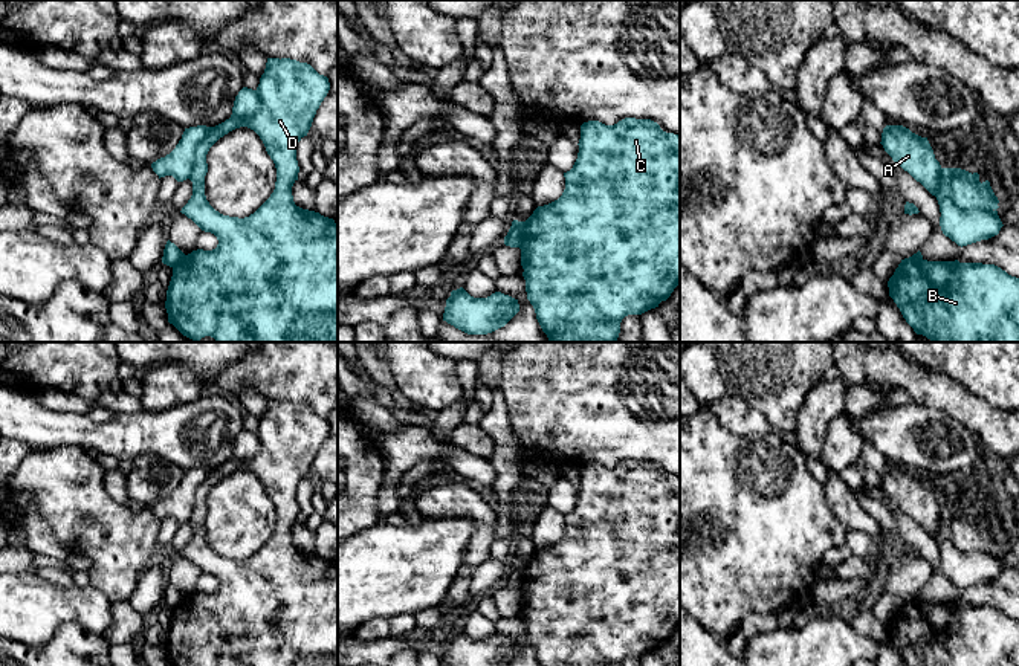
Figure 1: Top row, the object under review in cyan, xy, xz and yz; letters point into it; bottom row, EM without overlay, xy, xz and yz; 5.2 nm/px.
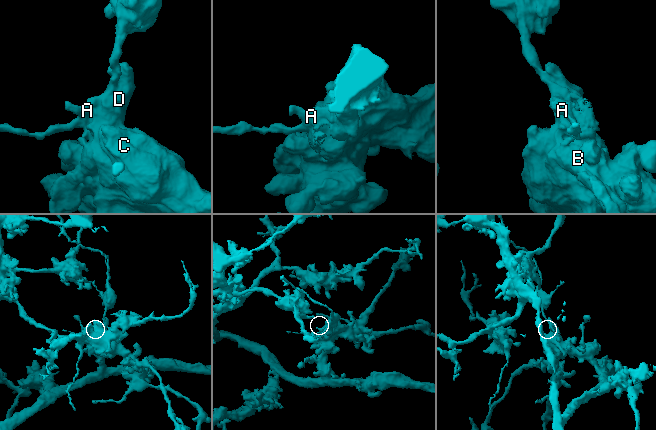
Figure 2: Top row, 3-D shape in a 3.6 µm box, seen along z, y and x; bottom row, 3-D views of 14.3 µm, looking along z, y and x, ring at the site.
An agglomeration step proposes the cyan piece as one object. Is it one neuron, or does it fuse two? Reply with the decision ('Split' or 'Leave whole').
Split

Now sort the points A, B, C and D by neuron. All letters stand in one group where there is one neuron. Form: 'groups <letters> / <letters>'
groups A / B C D

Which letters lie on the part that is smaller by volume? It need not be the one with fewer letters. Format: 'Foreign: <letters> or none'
Foreign: A

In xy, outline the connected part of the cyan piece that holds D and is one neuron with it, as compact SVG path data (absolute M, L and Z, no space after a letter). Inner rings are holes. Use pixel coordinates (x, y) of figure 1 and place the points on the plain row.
M267 400L257 429L258 452L211 469L199 486L189 519L192 538L180 554L202 573L214 576L218 587L212 593L192 593L173 609L165 643L170 666L338 666L338 567L333 561L296 548L292 538L299 515L296 487L307 478L328 432L328 420L310 406ZM240 469L260 478L277 510L273 535L244 561L220 556L205 538L209 490Z

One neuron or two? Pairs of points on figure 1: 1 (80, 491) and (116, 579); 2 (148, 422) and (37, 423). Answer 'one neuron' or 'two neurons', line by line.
1: one neuron
2: one neuron

